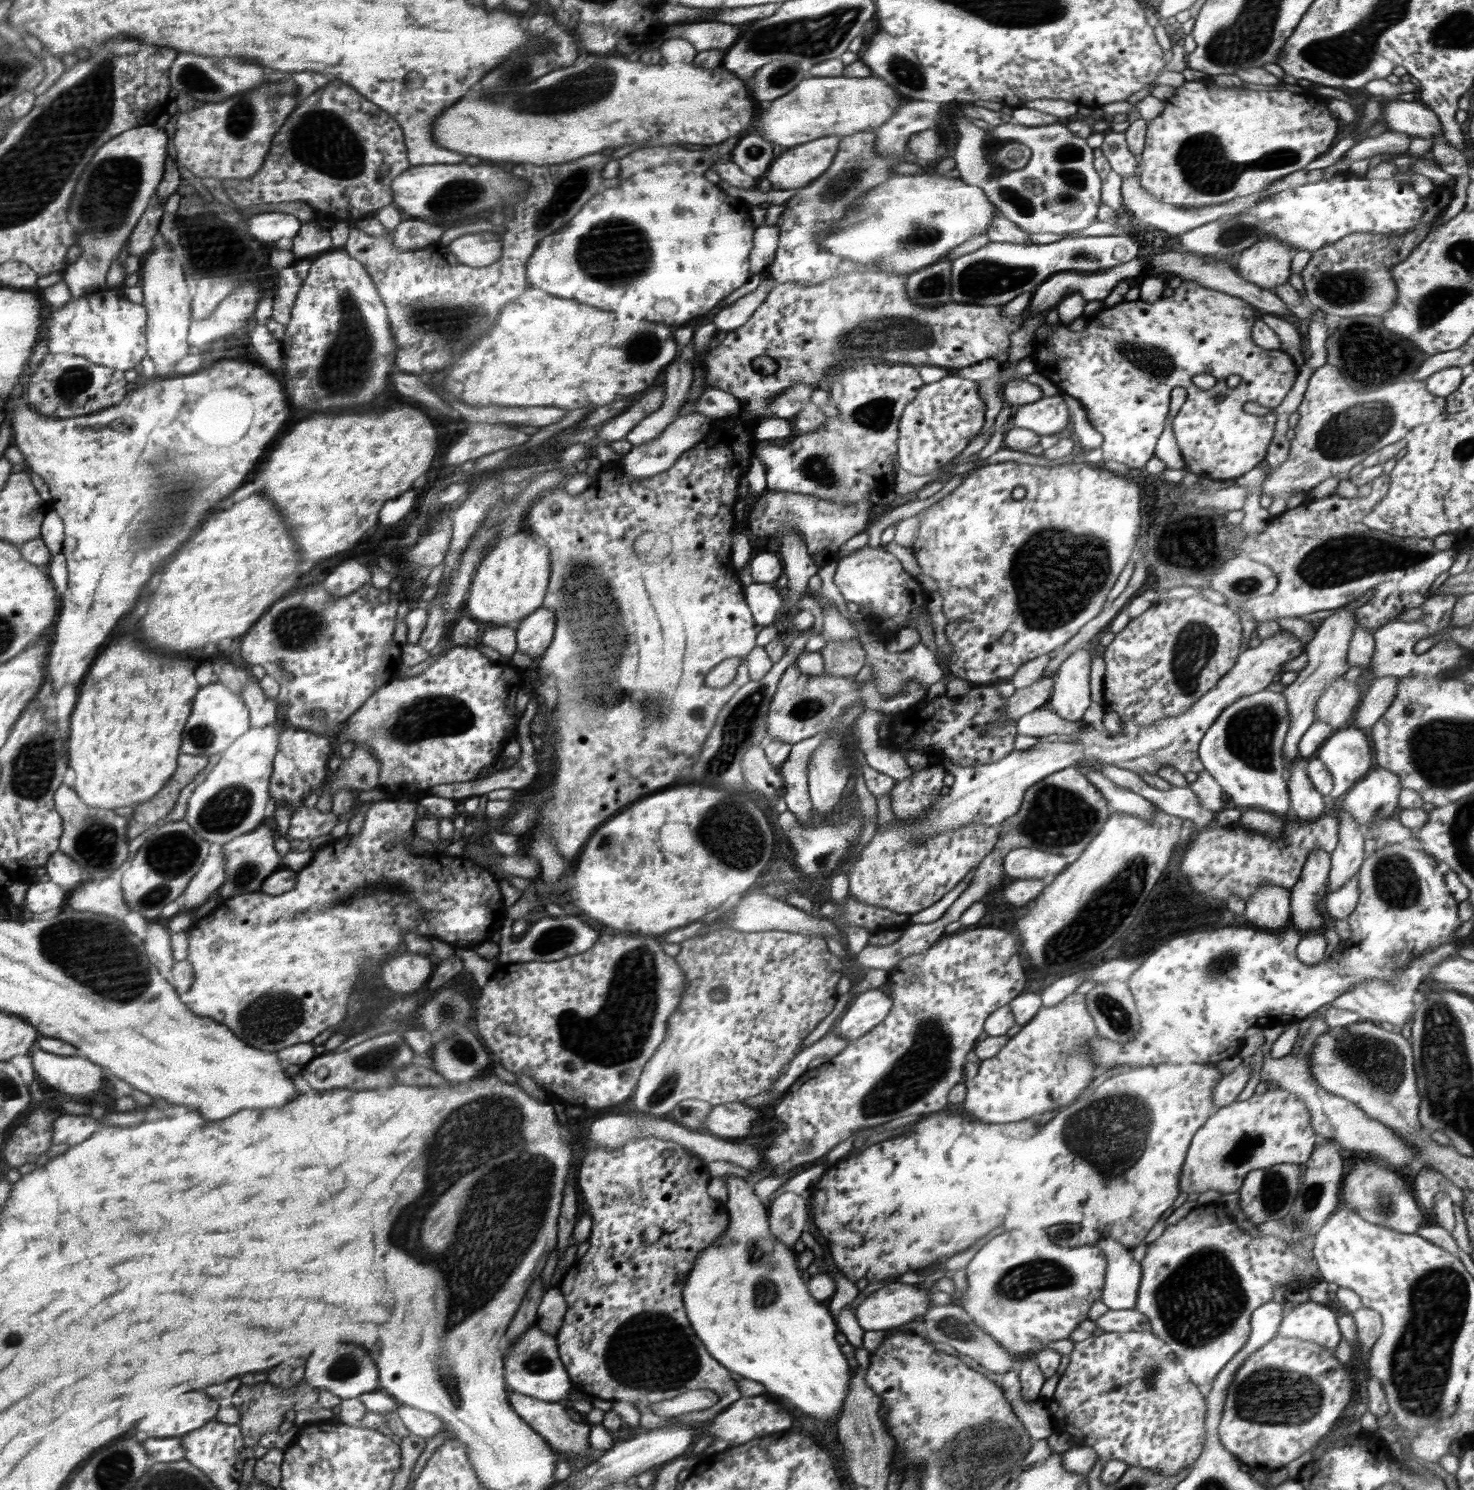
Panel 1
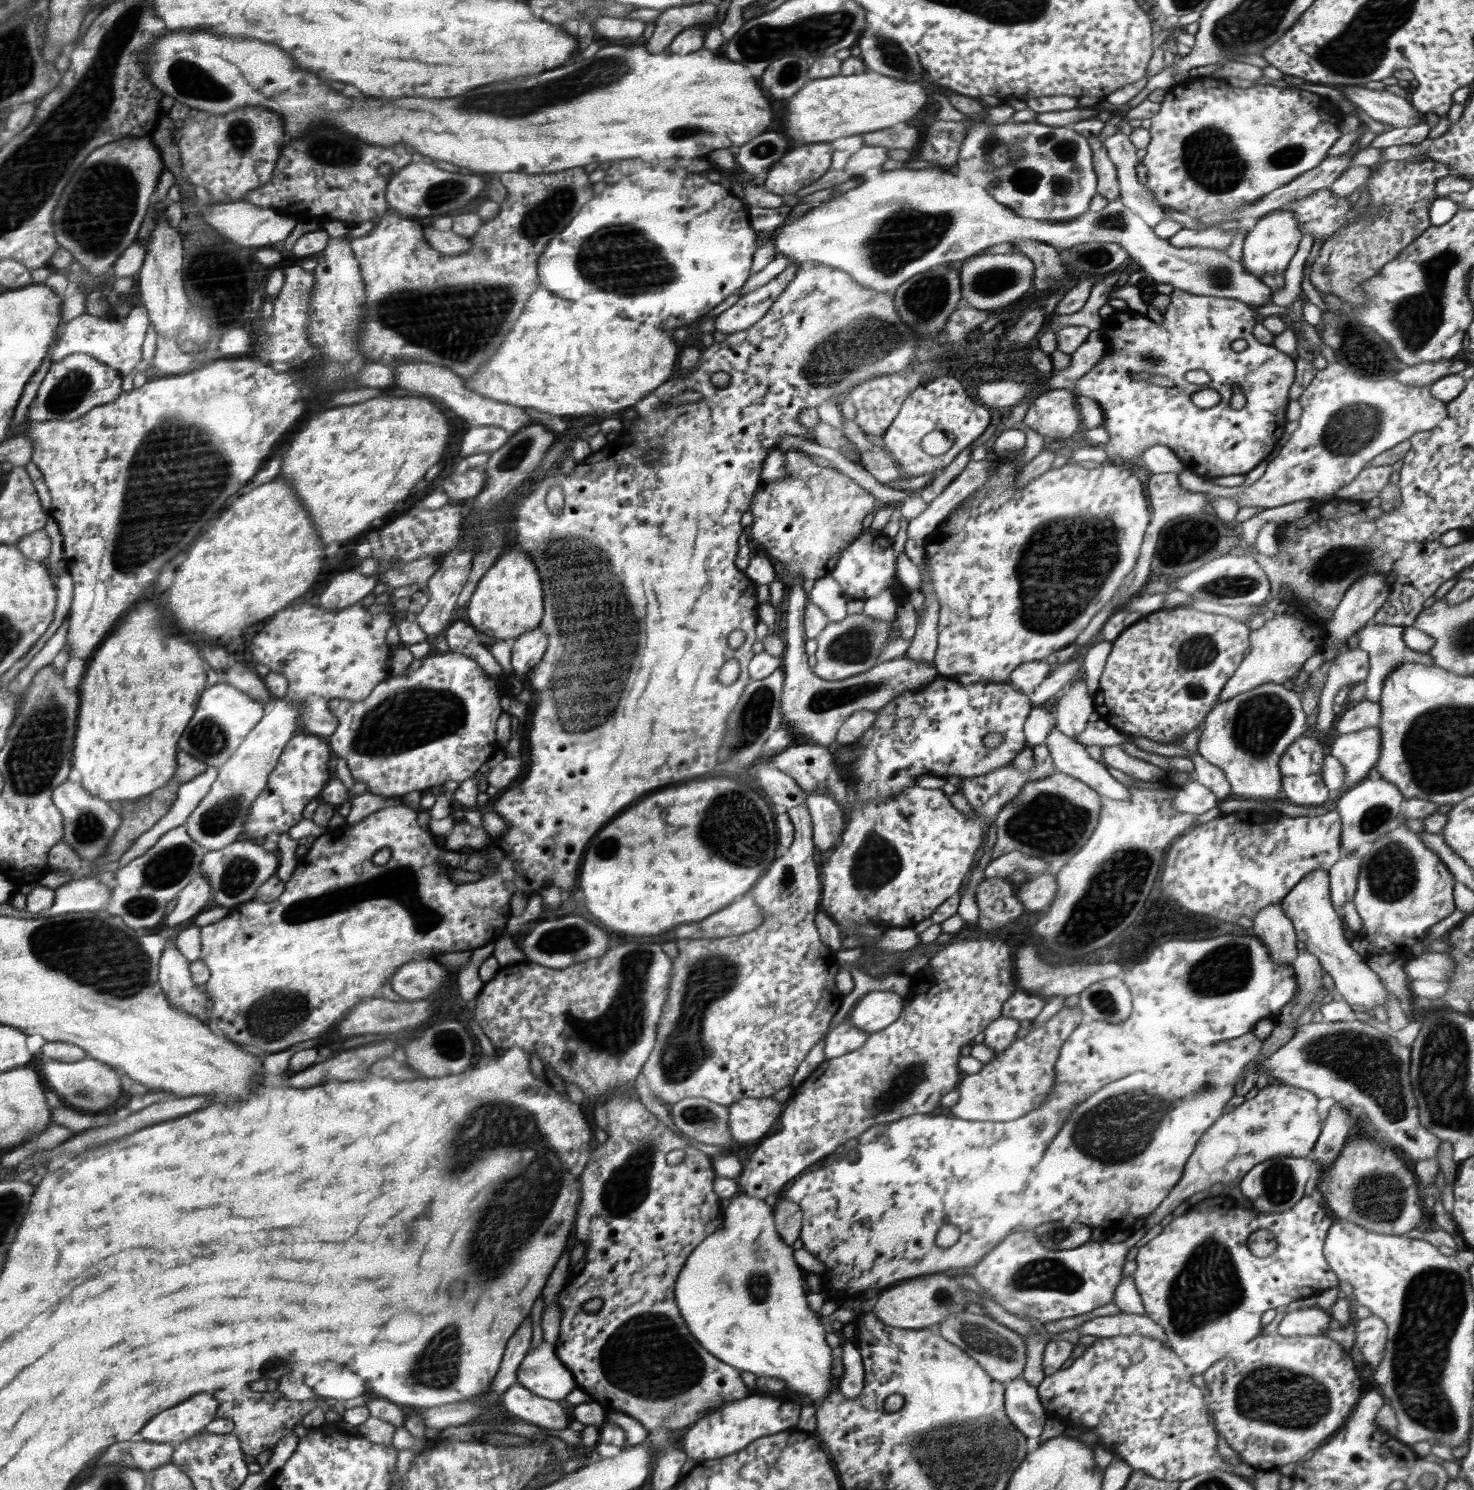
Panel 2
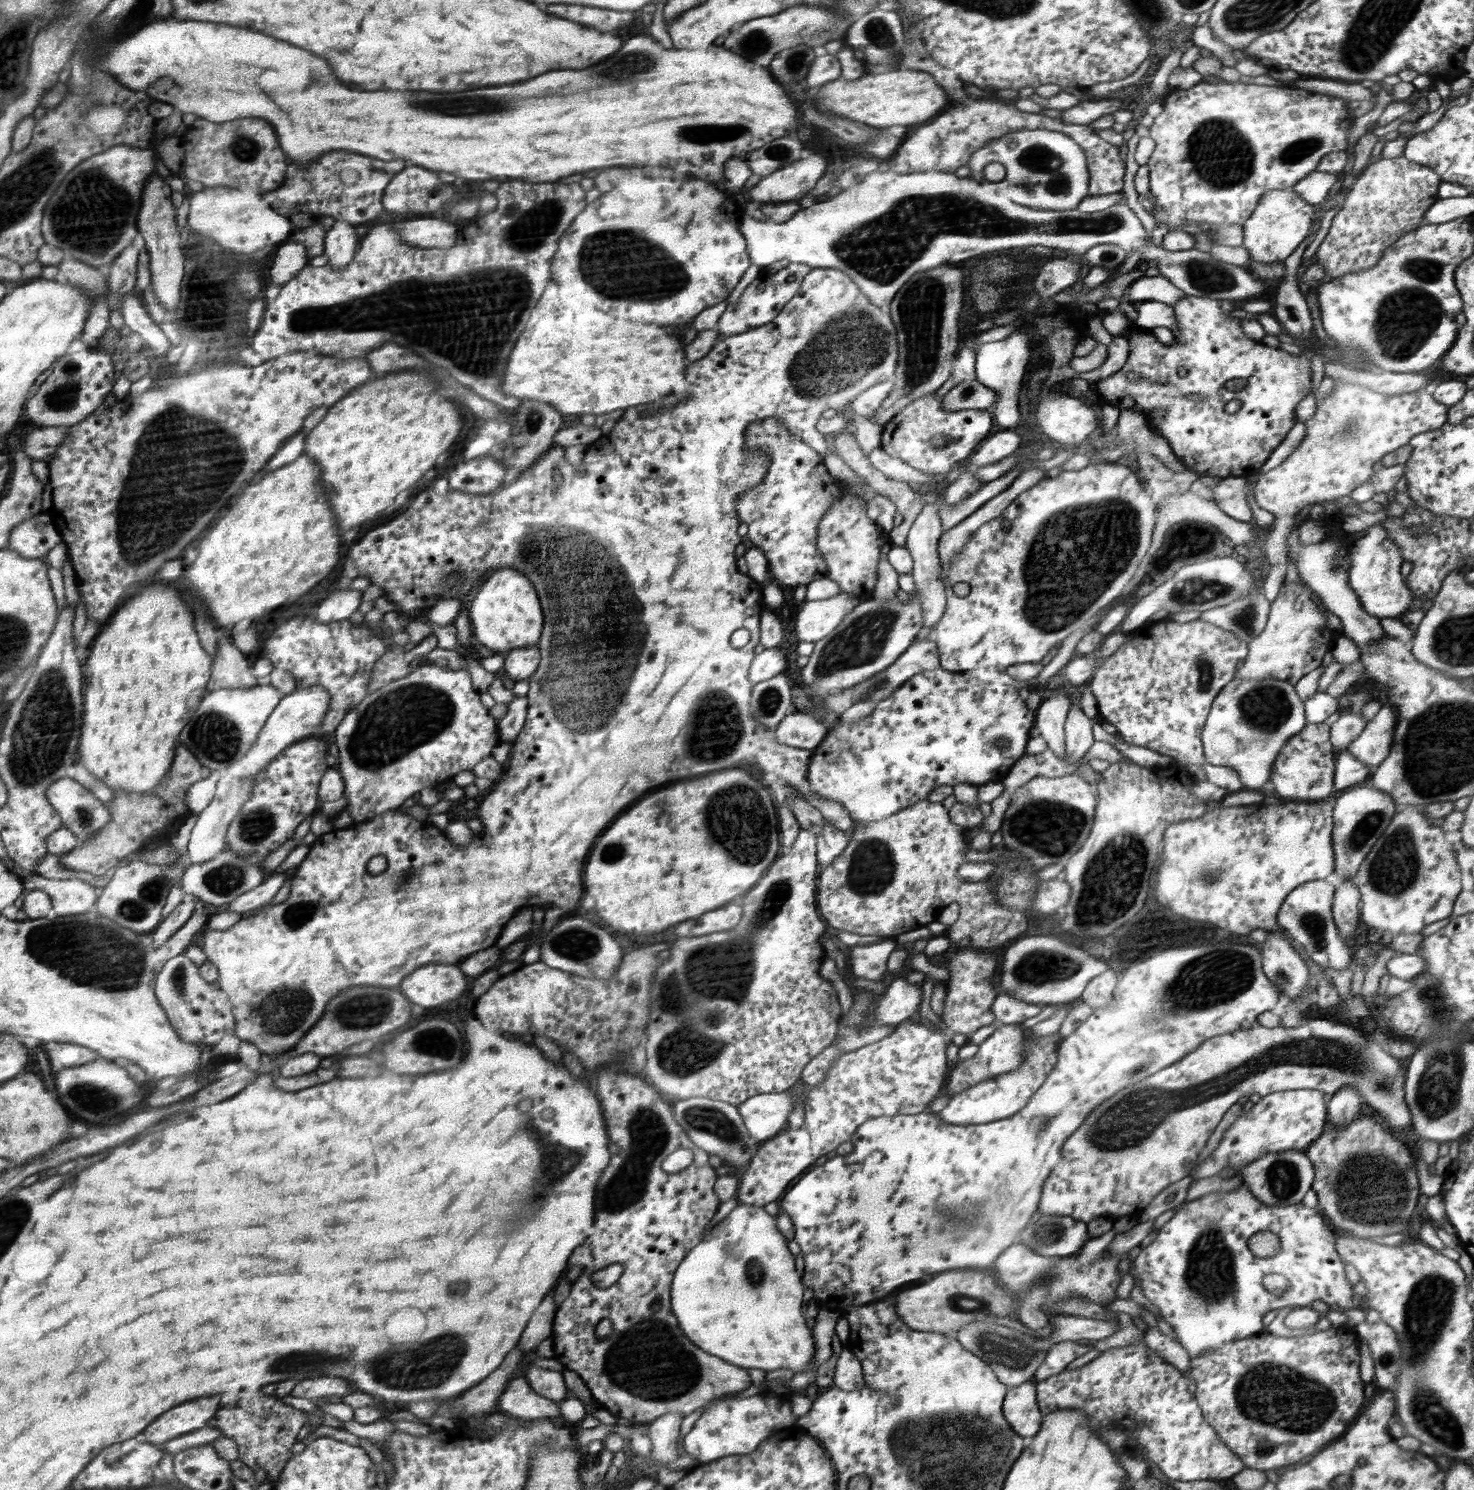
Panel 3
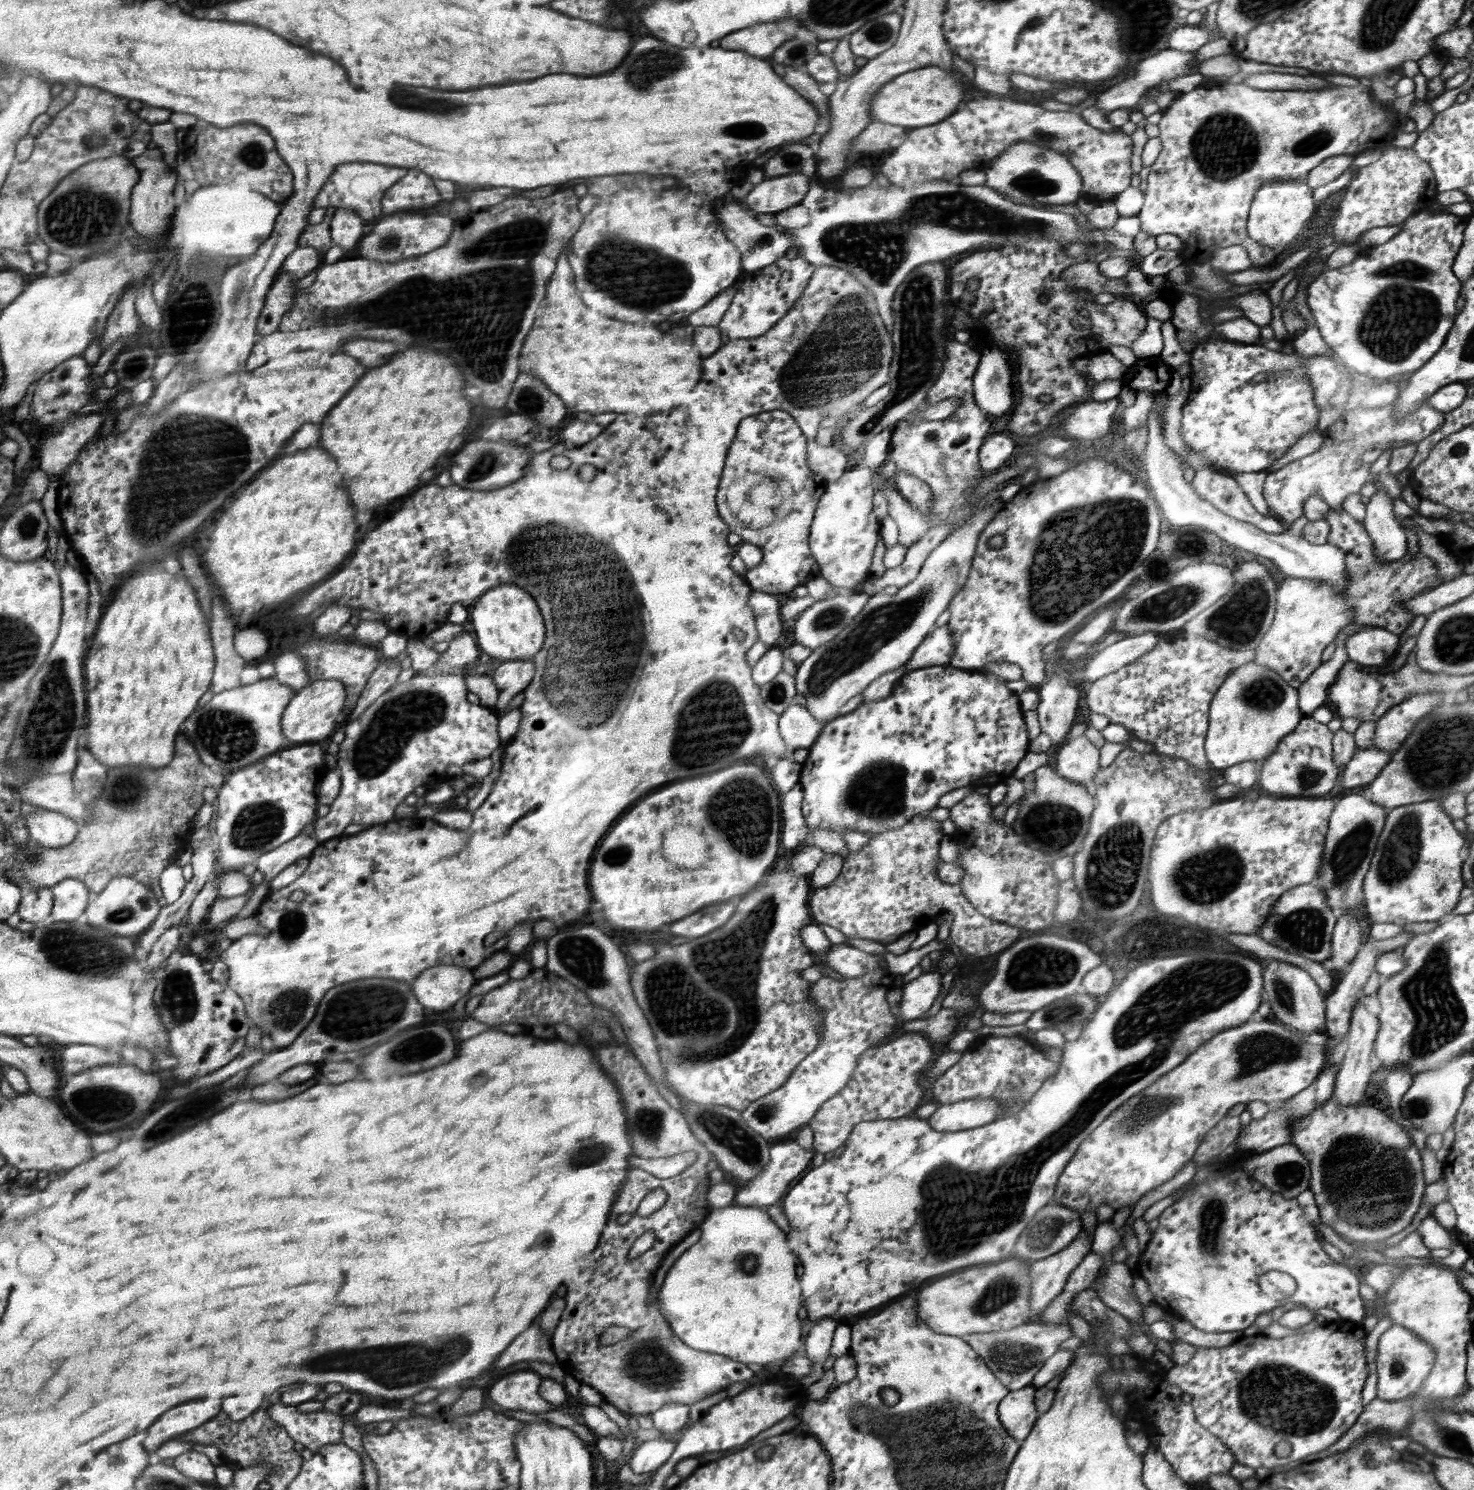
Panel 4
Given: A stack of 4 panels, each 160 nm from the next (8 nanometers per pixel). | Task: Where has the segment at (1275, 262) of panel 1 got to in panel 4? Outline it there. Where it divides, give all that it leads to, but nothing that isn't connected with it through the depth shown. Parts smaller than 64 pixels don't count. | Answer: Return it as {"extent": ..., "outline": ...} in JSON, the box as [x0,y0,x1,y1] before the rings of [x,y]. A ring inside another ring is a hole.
{"extent":[1241,180,1318,254],"outline":[[[1304,180],[1268,182],[1260,186],[1254,195],[1247,220],[1247,238],[1241,245],[1247,248],[1254,241],[1270,248],[1273,254],[1284,250],[1294,244],[1298,235],[1306,230],[1317,207],[1318,202],[1314,200],[1313,190]]]}

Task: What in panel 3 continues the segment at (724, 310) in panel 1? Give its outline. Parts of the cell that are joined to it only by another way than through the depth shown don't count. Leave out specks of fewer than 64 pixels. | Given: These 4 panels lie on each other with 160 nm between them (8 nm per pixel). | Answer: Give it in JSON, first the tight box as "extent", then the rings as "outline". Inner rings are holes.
{"extent":[715,262,811,336],"outline":[[[797,262],[789,263],[788,266],[774,273],[763,268],[744,289],[739,300],[727,305],[715,328],[722,334],[732,336],[768,324],[790,302],[811,269],[808,265]]]}

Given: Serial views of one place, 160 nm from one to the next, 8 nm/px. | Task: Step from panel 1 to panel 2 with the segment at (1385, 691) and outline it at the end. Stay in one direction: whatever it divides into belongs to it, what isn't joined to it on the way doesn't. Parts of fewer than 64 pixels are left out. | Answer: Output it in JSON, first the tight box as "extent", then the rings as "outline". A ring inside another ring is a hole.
{"extent":[1336,699,1381,734],"outline":[[[1364,699],[1358,705],[1347,709],[1345,713],[1338,717],[1336,732],[1338,734],[1348,734],[1350,732],[1377,727],[1381,719],[1381,704],[1370,702]]]}

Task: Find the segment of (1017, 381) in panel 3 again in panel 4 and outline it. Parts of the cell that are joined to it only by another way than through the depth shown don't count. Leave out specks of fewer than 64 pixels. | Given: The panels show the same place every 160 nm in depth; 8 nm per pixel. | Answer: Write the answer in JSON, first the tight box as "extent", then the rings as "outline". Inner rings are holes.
{"extent":[973,346,1014,417],"outline":[[[992,346],[980,353],[973,377],[973,397],[977,406],[994,417],[1010,414],[1014,406],[1012,395],[1012,358],[1002,348]]]}

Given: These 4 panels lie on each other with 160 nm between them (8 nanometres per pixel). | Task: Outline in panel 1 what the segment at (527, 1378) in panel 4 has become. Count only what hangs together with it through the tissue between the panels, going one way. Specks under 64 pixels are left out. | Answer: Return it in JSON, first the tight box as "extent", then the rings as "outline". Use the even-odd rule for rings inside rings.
{"extent":[509,1392,590,1456],"outline":[[[511,1392],[509,1399],[514,1410],[560,1453],[574,1456],[588,1452],[590,1426],[572,1422],[560,1404],[517,1392]]]}

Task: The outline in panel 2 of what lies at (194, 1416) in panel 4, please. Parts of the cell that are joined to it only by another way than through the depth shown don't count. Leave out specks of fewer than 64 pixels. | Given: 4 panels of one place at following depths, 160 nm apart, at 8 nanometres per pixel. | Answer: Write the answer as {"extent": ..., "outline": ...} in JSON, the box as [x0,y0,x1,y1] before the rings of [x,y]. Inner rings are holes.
{"extent":[142,1394,220,1443],"outline":[[[198,1394],[174,1410],[166,1410],[142,1430],[142,1436],[152,1442],[181,1443],[201,1433],[205,1426],[216,1420],[220,1408],[212,1394]]]}

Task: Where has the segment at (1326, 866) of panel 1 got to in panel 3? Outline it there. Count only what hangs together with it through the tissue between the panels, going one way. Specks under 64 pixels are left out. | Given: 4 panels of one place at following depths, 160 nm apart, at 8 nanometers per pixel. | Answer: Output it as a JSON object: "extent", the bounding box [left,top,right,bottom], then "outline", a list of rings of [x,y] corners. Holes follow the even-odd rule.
{"extent":[1277,879,1353,970],"outline":[[[1324,879],[1305,882],[1286,896],[1277,914],[1278,926],[1288,932],[1288,936],[1300,942],[1306,954],[1321,967],[1342,970],[1353,968],[1352,950],[1338,934],[1333,919],[1332,905],[1335,887]]]}

